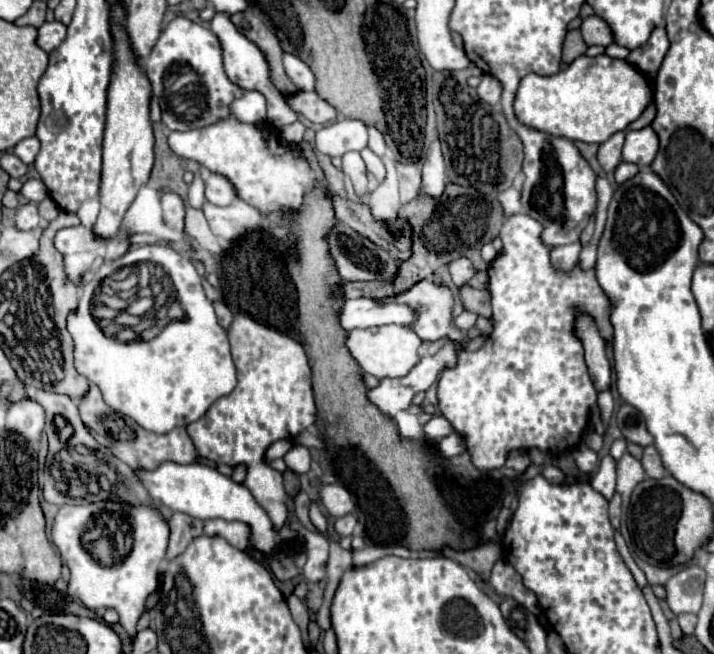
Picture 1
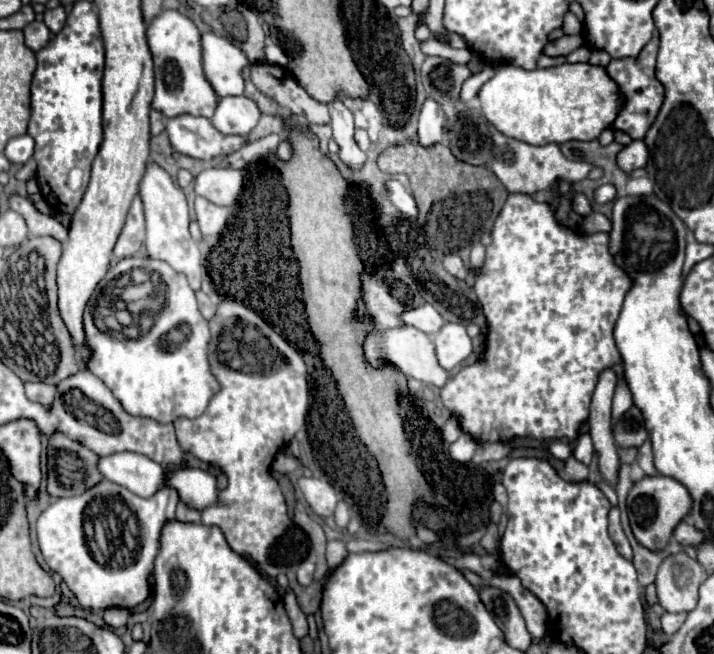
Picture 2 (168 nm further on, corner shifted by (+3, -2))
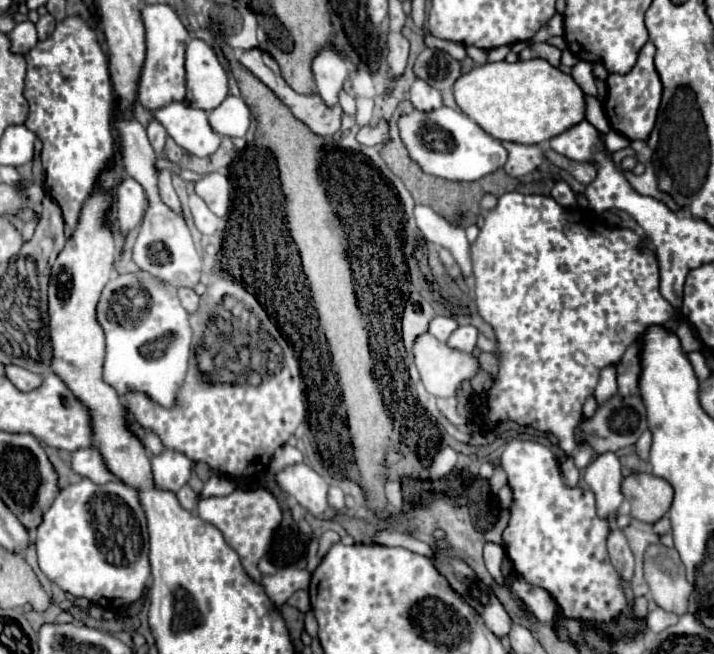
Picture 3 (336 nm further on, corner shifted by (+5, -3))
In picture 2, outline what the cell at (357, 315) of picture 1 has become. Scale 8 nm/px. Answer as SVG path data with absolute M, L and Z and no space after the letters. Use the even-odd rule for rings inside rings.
M428 302L420 304L418 308L404 310L404 312L400 314L400 318L402 318L404 324L410 324L410 326L426 332L426 334L436 334L436 332L444 326L442 316L440 316L440 314L436 312L436 308L430 306Z

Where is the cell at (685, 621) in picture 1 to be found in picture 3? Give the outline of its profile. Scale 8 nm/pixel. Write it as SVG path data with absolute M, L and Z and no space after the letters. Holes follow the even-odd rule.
M656 607L654 611L648 613L648 617L646 617L646 627L648 627L650 631L654 631L654 633L660 633L662 629L674 625L676 621L678 621L678 615L674 615L674 613L670 613L670 611L664 611L664 609Z

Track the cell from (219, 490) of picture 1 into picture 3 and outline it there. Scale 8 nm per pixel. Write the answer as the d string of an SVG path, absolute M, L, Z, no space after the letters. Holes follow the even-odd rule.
M76 449L70 453L70 467L82 475L92 479L98 485L104 485L108 481L116 481L116 477L106 469L102 455L98 453L98 449Z

